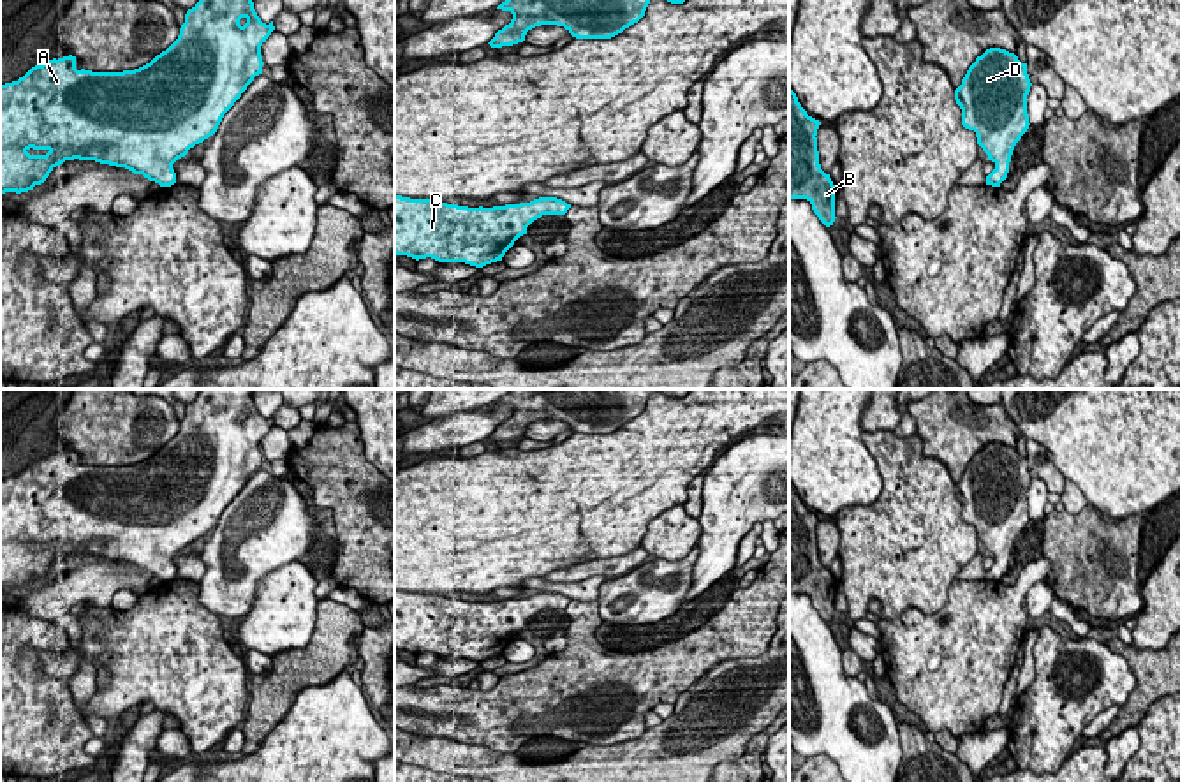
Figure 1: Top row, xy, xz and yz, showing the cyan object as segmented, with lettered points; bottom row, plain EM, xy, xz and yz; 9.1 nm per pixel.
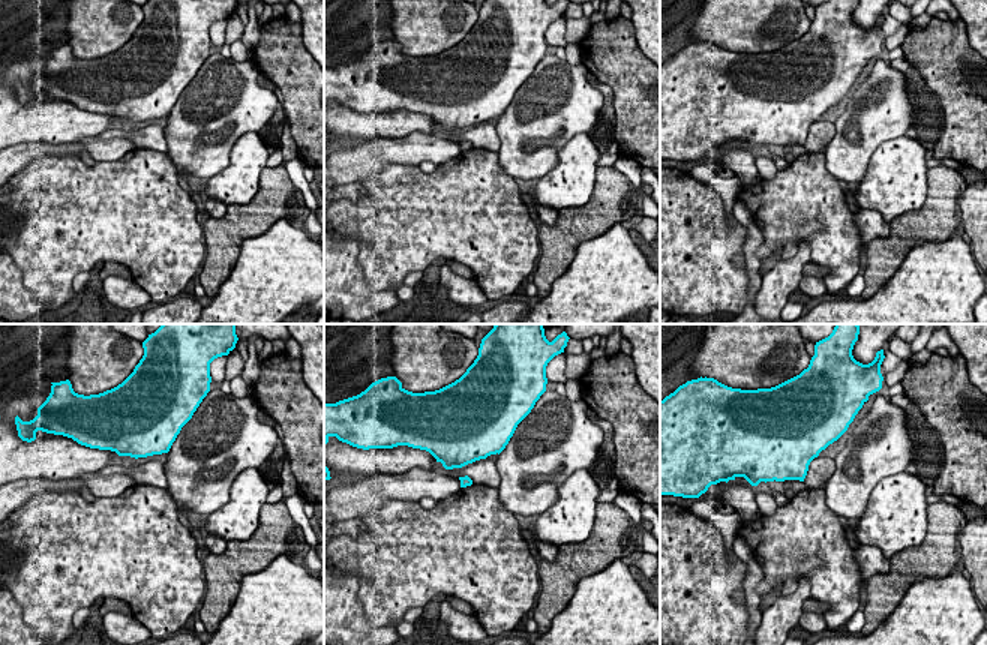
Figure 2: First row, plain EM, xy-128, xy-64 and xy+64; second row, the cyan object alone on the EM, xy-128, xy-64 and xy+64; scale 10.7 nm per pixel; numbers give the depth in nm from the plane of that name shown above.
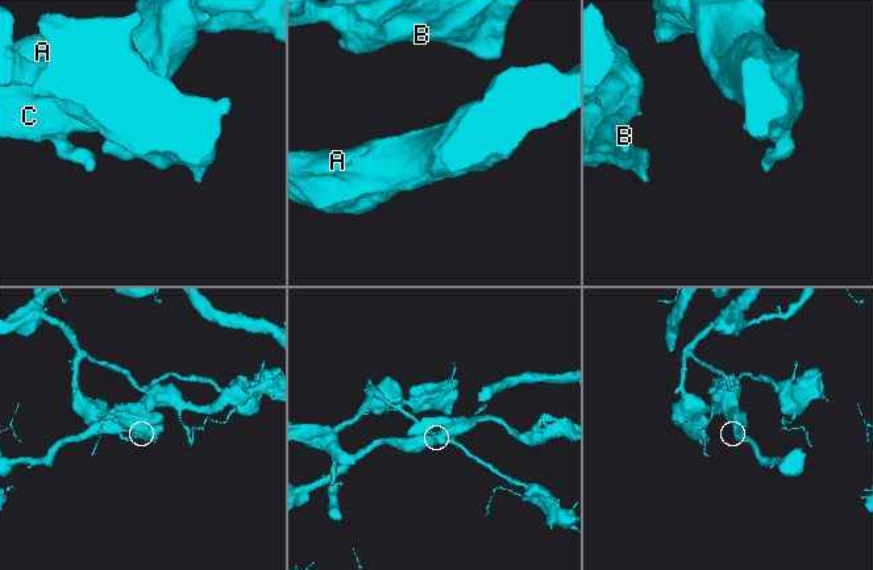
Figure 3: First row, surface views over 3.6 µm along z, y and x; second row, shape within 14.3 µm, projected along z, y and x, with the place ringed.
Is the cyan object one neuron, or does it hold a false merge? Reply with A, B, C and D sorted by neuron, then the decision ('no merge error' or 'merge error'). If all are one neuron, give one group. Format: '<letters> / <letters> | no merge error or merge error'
A B C D | no merge error

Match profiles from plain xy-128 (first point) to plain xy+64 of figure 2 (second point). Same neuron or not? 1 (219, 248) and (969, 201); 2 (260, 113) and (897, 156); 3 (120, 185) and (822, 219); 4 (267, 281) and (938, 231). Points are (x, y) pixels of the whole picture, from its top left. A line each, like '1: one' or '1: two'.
1: two
2: two
3: one
4: two

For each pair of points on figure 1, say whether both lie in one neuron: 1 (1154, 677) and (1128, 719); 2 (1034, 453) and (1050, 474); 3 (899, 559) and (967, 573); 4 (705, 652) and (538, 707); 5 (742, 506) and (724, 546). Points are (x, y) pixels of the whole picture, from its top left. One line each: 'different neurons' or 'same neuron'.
1: same neuron
2: same neuron
3: different neurons
4: same neuron
5: same neuron

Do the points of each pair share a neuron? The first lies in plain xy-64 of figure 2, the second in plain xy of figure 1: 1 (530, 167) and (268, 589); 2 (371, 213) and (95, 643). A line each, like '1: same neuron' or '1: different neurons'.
1: different neurons
2: same neuron

